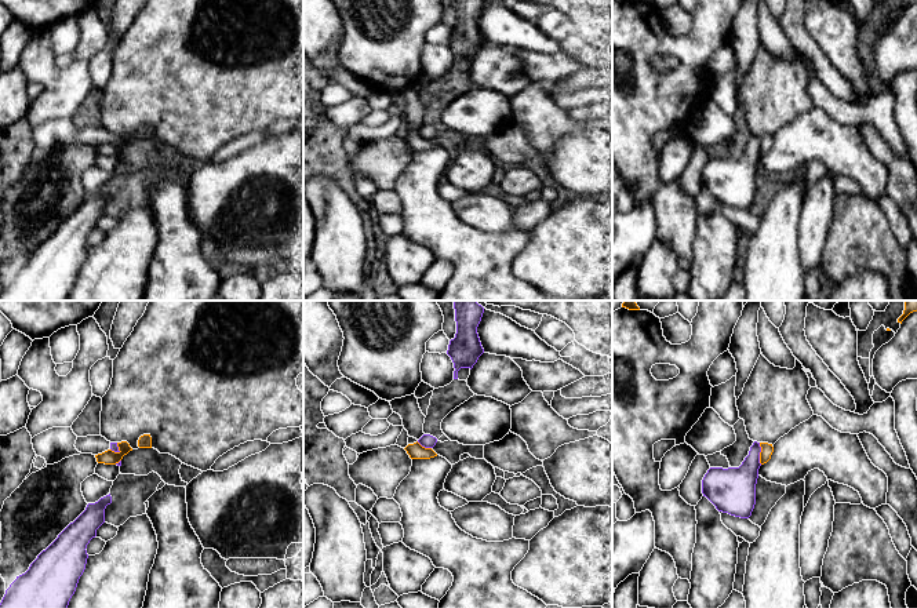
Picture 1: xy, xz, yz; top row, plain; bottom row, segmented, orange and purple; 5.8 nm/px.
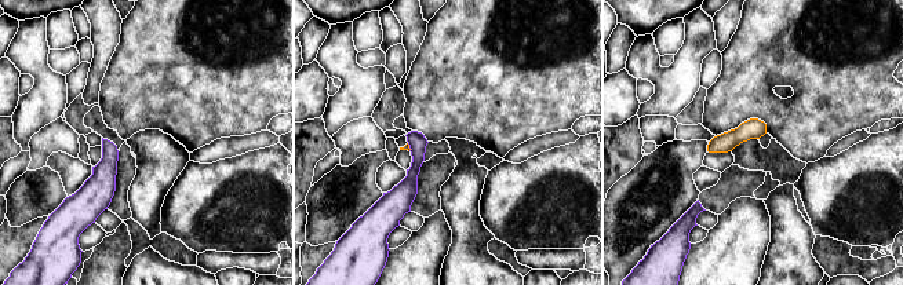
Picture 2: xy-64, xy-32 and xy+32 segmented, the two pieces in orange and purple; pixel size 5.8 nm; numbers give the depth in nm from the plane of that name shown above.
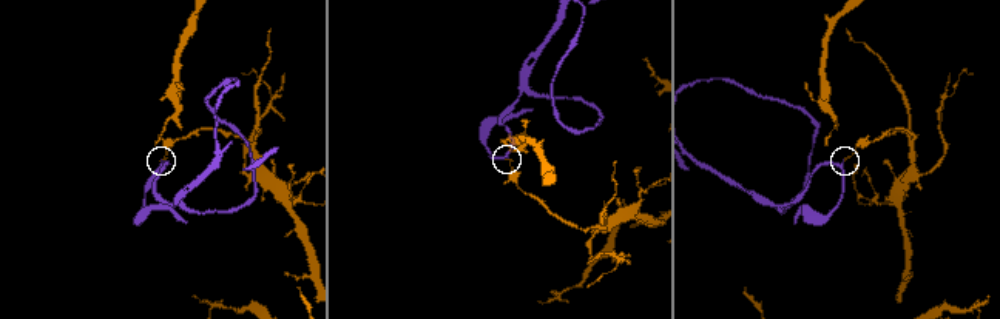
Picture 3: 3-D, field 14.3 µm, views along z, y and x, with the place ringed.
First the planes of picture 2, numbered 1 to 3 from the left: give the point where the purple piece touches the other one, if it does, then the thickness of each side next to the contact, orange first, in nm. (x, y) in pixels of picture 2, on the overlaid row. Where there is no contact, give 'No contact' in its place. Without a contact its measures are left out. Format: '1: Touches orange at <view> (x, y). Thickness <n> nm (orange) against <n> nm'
1: No contact
2: Touches orange at xy-32 (408, 148). Thickness 30 nm (orange) against 120 nm
3: No contact

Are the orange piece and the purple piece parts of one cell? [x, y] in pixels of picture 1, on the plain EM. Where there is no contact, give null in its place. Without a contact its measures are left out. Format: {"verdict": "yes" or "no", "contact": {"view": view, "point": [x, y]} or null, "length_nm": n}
{"verdict": "no", "contact": {"view": "yz", "point": [760, 145]}, "length_nm": 130}

